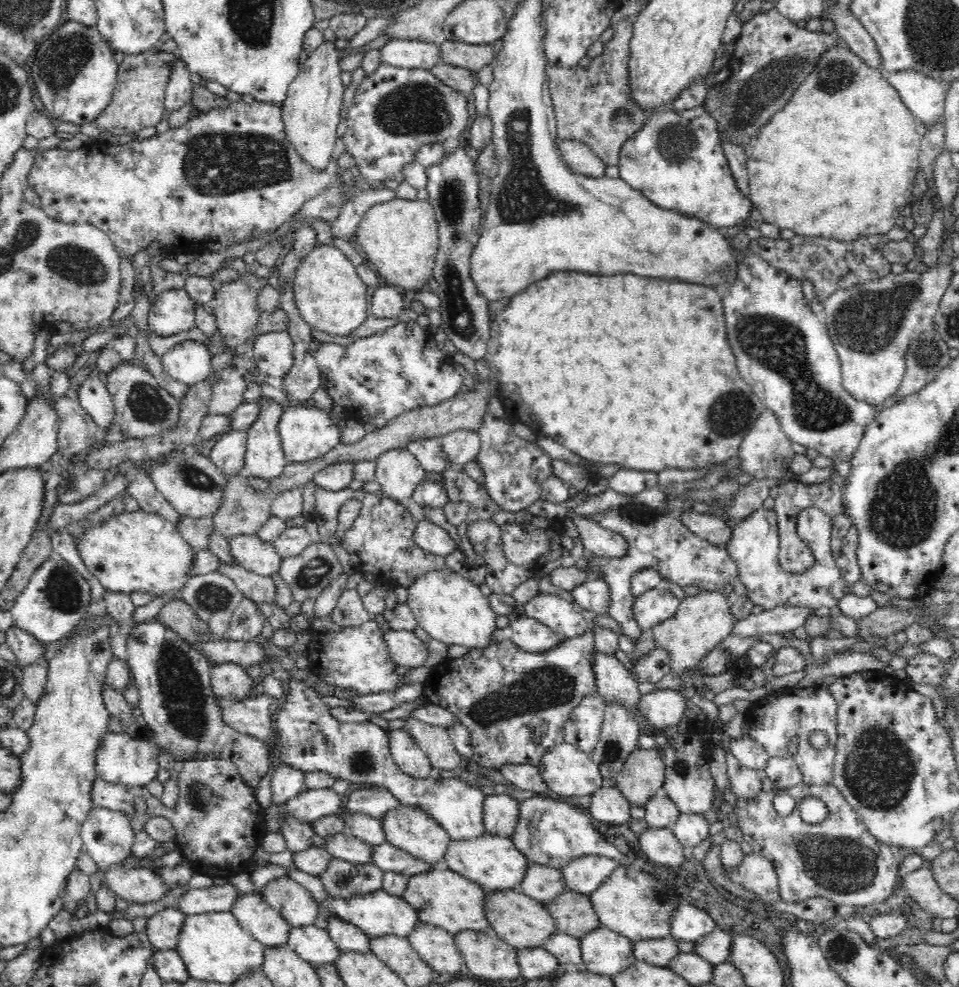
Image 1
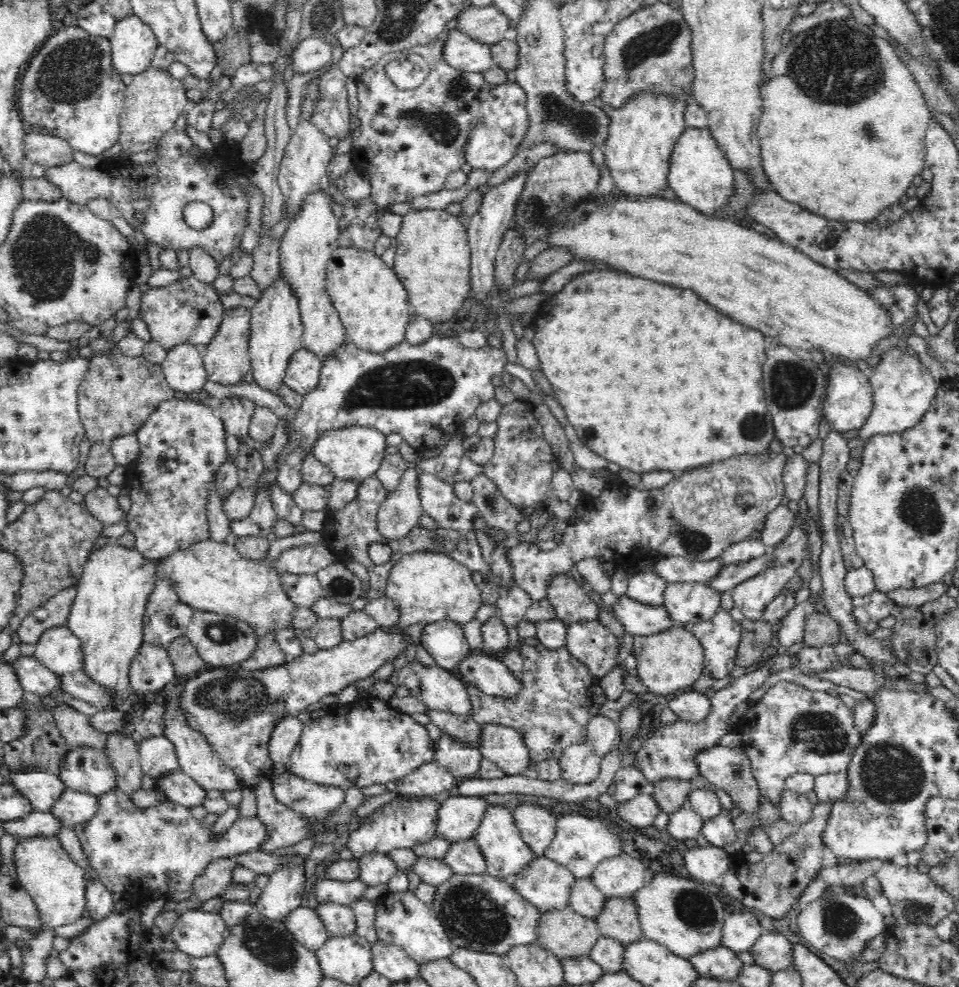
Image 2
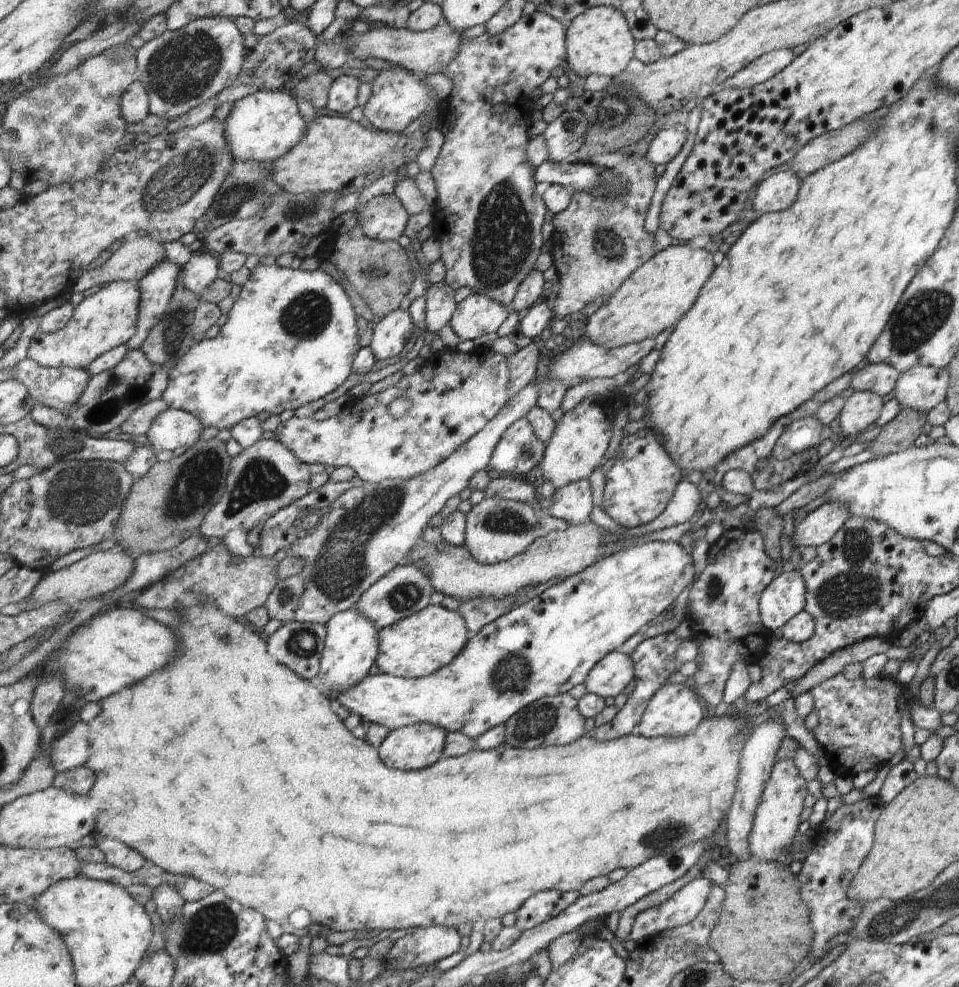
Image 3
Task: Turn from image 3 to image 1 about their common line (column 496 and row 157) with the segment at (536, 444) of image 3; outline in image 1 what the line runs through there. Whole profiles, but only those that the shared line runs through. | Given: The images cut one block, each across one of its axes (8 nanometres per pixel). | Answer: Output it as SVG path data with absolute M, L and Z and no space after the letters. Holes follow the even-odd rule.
M459 148L447 160L428 166L428 200L434 207L438 219L438 256L432 278L438 282L441 314L445 334L461 353L477 361L486 357L490 340L490 300L483 296L474 279L470 277L470 258L478 245L482 229L482 208L478 201L480 194L480 173L474 161L464 148Z

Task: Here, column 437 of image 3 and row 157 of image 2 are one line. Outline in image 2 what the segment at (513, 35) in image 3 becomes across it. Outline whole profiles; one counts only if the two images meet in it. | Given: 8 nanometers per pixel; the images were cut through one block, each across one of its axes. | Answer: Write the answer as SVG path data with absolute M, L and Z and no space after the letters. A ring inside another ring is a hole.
M176 128L166 133L157 146L158 159L148 166L138 166L130 161L104 161L98 168L82 168L76 162L46 168L44 176L58 186L63 197L76 204L86 205L89 200L105 198L113 203L121 216L145 235L148 242L172 250L199 246L208 251L218 262L230 257L232 250L240 244L246 228L248 197L236 185L234 175L242 172L246 165L238 161L239 144L222 141L220 151L203 151L198 159L190 156L195 146L185 131ZM200 201L214 209L214 218L208 228L196 230L185 224L184 209L190 202ZM134 212L145 212L144 222L134 217Z

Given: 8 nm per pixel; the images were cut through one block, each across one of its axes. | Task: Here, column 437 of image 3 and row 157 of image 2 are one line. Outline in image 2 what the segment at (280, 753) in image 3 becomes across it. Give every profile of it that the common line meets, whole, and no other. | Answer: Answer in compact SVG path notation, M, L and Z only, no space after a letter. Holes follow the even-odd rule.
M854 18L825 21L815 28L794 35L790 43L784 46L782 52L771 60L769 68L769 70L766 70L765 79L761 84L764 108L757 131L762 143L763 166L774 191L787 201L800 205L806 210L814 210L814 214L820 214L824 218L834 218L834 220L842 222L870 222L876 219L882 210L896 204L906 194L906 190L912 186L914 176L920 175L925 167L927 156L925 134L933 115L928 110L924 94L920 92L912 72L898 58L896 50L890 46L888 41L878 38L872 32L870 26L860 24Z

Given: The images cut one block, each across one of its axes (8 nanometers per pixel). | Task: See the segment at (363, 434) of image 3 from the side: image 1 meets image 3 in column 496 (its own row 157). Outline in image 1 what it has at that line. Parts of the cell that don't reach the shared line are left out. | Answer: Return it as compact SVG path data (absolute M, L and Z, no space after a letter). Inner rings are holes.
M384 61L374 71L360 82L356 90L352 105L348 108L346 118L347 130L342 139L347 154L354 158L359 168L359 176L370 188L377 186L397 187L404 182L402 175L406 166L417 161L418 152L426 144L441 143L444 141L456 142L460 134L468 126L468 101L462 93L447 86L430 70L407 69L406 67L392 66Z

